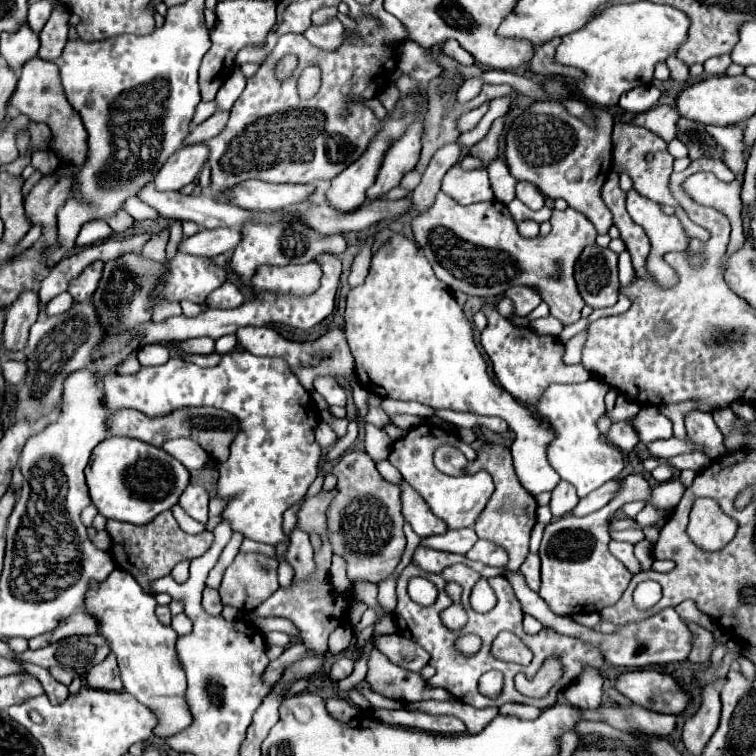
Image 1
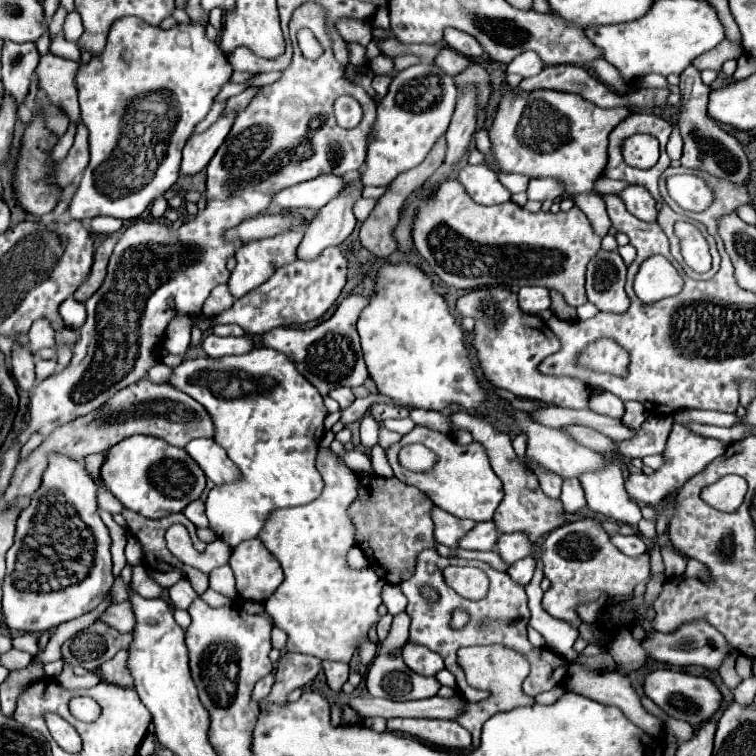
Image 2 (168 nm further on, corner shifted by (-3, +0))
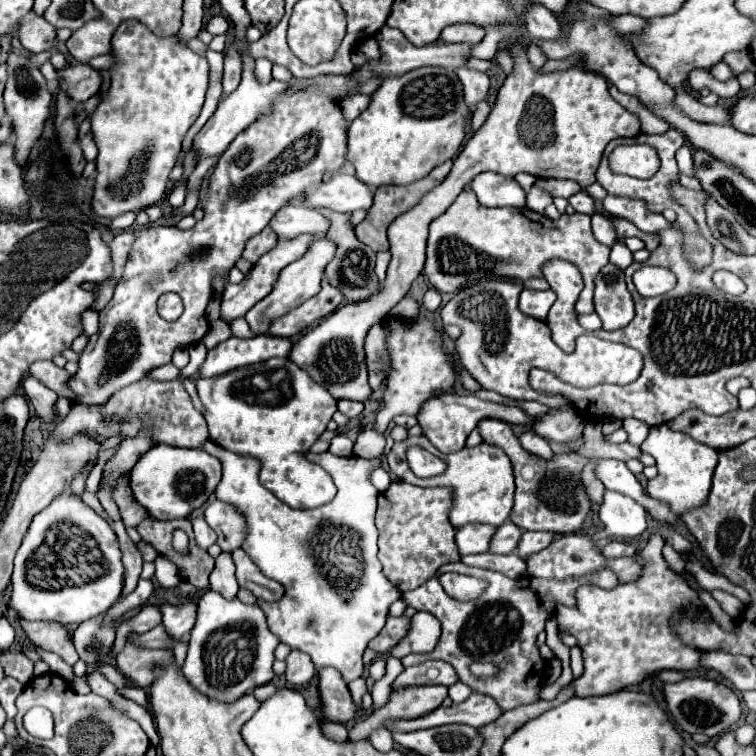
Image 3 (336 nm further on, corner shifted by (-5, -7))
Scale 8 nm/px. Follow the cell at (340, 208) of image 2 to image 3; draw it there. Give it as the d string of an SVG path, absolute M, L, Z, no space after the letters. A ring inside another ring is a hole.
M326 236L314 238L314 242L310 244L306 256L302 256L300 260L288 264L288 266L280 272L280 278L278 278L274 290L272 290L264 300L260 300L250 312L245 314L244 318L246 318L246 322L250 324L250 328L252 328L254 332L258 332L258 334L266 334L268 322L270 322L272 318L286 314L288 308L292 310L294 306L302 304L304 300L312 298L314 294L318 294L318 292L320 292L320 282L322 282L322 278L324 278L324 268L328 266L328 262L332 260L334 254L336 254L336 242L334 242L334 240L330 240L330 238L326 238Z

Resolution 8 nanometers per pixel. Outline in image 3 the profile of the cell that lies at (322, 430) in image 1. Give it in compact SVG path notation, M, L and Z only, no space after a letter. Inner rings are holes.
M374 468L370 480L372 480L372 484L378 488L378 492L384 492L384 490L390 486L390 482L392 482L390 474L388 474L384 468Z

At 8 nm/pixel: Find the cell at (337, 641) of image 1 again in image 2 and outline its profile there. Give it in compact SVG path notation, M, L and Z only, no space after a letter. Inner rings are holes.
M364 641L360 647L358 647L358 655L360 655L360 663L364 665L370 665L376 657L376 645L370 643L370 641Z

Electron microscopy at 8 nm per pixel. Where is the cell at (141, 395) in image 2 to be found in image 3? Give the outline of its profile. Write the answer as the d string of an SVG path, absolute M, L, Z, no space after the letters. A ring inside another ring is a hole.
M144 378L128 388L122 388L108 400L104 406L82 406L76 404L66 418L58 420L50 440L68 442L76 434L86 434L96 442L106 442L112 436L136 438L140 430L148 430L150 438L158 444L170 444L180 448L200 448L208 440L208 428L204 416L194 408L188 392L184 390L180 380L160 382L152 378Z

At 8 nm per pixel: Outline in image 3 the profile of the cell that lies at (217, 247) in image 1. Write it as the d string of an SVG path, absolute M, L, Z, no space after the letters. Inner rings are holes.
M288 204L276 212L276 216L270 220L270 228L278 238L292 240L300 234L326 234L330 222L318 210Z

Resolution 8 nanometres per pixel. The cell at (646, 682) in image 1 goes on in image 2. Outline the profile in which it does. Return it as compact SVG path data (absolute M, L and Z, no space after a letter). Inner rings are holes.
M672 669L652 671L644 681L644 691L664 713L668 713L674 719L686 721L692 727L698 727L708 719L712 719L712 715L720 709L724 701L720 689L708 677L698 677L686 671L672 671Z

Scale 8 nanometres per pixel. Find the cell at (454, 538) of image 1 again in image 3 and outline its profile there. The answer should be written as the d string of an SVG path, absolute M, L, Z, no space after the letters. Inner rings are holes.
M504 522L502 526L496 528L496 532L490 540L490 552L500 552L500 554L514 552L516 546L518 546L520 536L522 536L522 530L516 524Z

